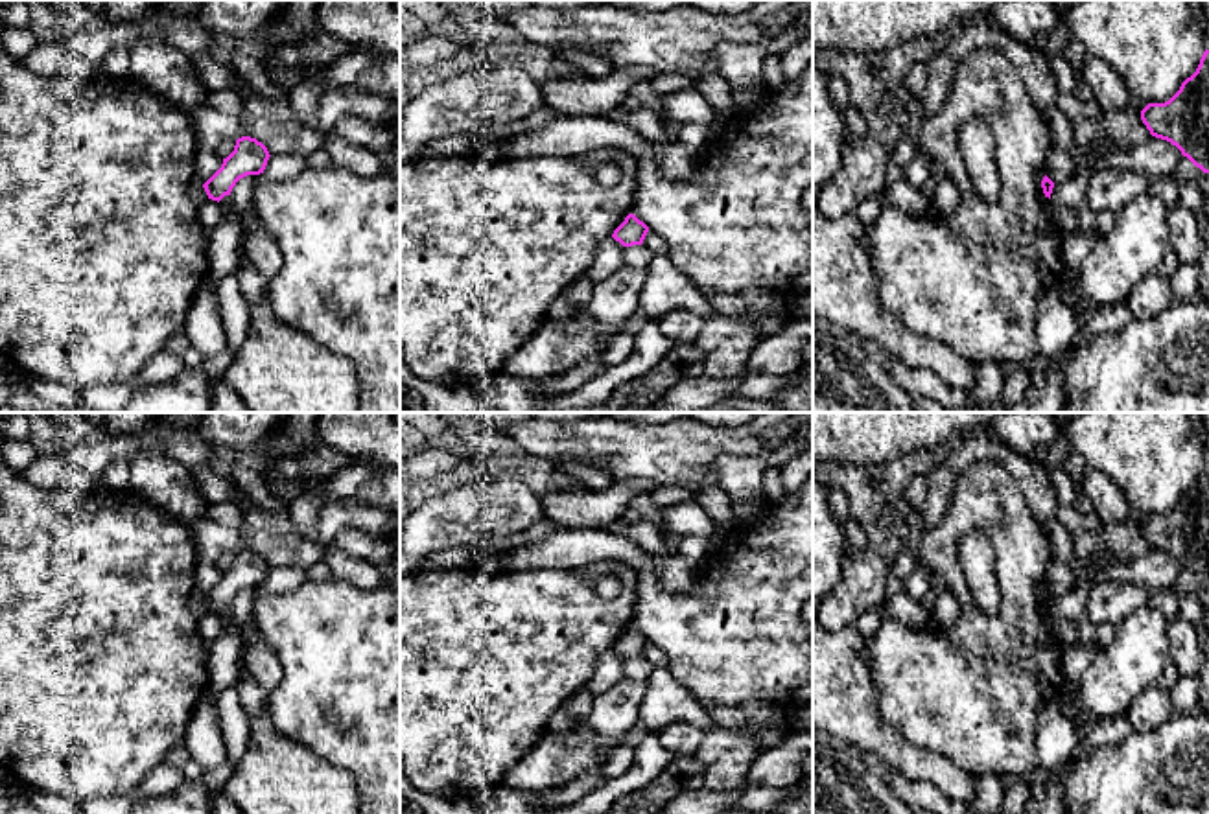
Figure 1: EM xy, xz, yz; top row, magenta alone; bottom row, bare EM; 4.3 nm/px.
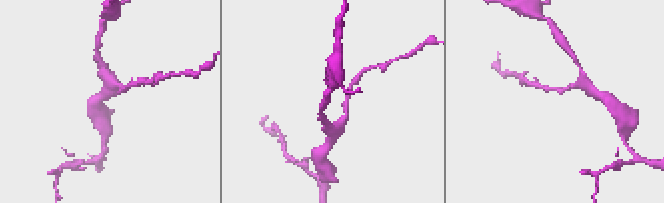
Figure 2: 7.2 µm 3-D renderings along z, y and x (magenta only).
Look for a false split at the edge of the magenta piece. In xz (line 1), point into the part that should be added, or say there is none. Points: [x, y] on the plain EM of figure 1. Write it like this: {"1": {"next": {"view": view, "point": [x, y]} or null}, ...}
{"1": {"next": null}}

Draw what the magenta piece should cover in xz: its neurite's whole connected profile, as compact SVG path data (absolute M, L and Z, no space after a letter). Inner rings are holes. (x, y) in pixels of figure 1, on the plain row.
M628 626L625 634L614 643L612 650L623 659L641 657L649 639L640 634L634 626Z

